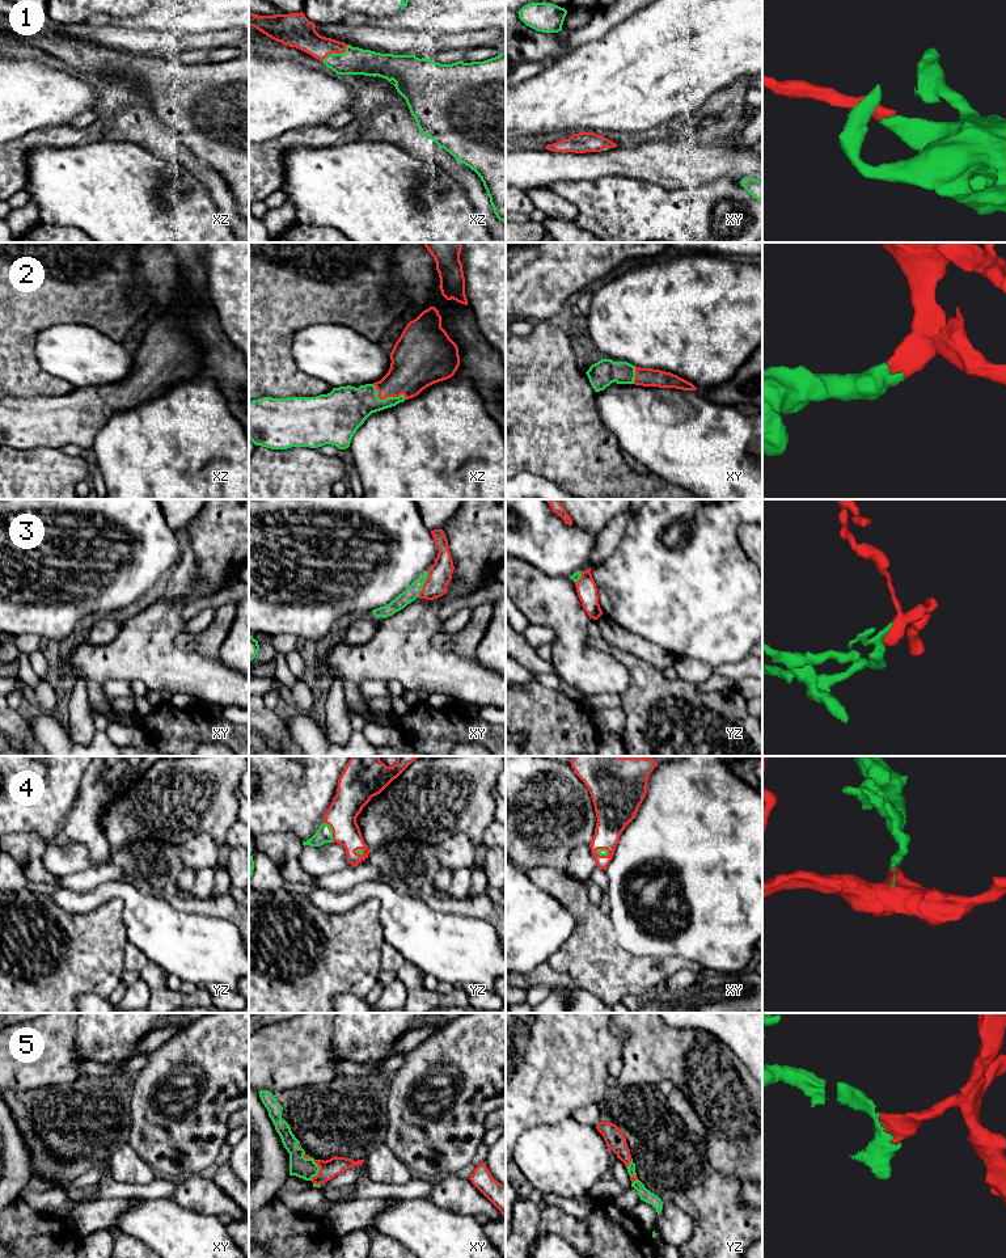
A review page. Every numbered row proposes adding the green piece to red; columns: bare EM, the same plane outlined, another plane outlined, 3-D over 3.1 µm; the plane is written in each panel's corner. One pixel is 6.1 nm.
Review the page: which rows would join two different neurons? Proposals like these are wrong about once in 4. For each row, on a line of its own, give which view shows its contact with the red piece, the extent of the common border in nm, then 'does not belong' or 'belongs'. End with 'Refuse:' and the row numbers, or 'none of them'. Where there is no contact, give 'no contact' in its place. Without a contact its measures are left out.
1: meets red in xz; contact 190 nm long; belongs
2: meets red in xz; contact 220 nm long; belongs
3: meets red in xy; contact 180 nm long; does not belong
4: meets red in yz; contact 140 nm long; belongs
5: meets red in xy; contact 130 nm long; belongs
Refuse: 3

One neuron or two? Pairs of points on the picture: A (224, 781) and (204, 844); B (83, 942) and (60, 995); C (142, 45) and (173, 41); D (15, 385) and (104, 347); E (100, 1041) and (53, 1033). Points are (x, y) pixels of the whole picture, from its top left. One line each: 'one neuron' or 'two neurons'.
A: two neurons
B: one neuron
C: one neuron
D: two neurons
E: two neurons

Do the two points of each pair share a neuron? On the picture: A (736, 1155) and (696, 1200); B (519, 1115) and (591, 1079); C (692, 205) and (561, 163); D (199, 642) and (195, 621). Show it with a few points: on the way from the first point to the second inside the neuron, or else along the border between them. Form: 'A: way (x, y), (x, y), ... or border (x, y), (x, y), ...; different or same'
A: border (713, 1169), (726, 1176), (736, 1177), (742, 1182); different
B: way (537, 1097), (556, 1079), (573, 1079); same
C: border (634, 177), (601, 176), (594, 180), (574, 180); different
D: border (216, 608), (212, 621), (204, 629), (186, 632); different

